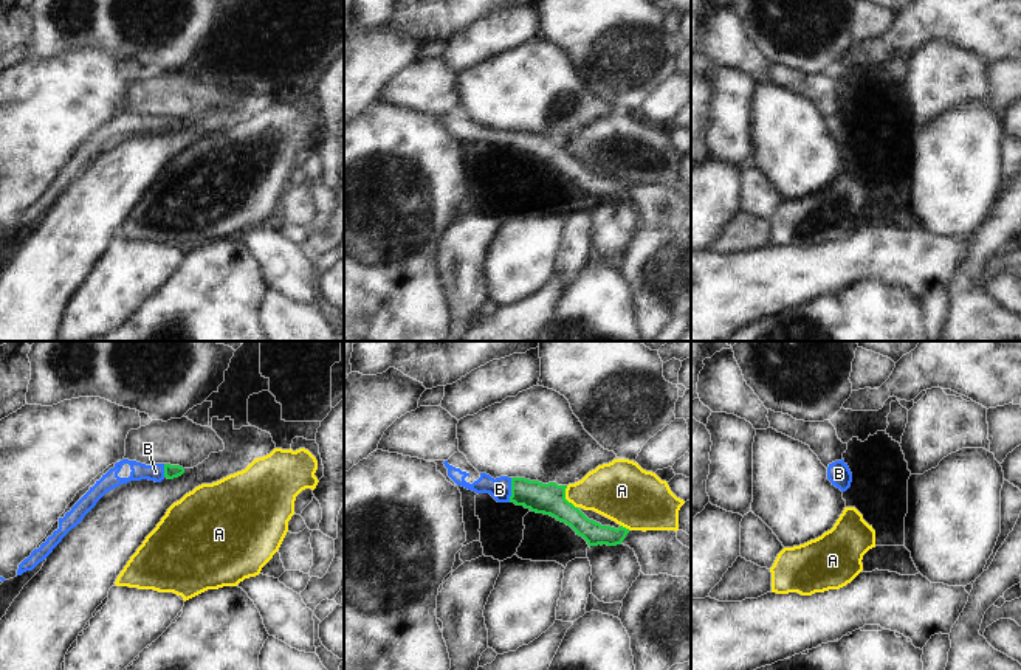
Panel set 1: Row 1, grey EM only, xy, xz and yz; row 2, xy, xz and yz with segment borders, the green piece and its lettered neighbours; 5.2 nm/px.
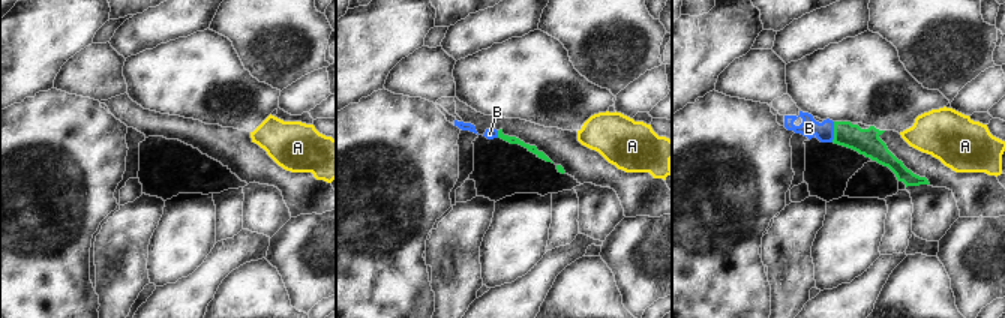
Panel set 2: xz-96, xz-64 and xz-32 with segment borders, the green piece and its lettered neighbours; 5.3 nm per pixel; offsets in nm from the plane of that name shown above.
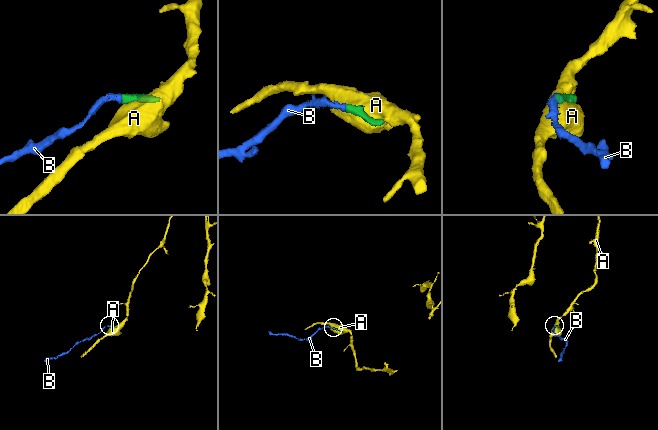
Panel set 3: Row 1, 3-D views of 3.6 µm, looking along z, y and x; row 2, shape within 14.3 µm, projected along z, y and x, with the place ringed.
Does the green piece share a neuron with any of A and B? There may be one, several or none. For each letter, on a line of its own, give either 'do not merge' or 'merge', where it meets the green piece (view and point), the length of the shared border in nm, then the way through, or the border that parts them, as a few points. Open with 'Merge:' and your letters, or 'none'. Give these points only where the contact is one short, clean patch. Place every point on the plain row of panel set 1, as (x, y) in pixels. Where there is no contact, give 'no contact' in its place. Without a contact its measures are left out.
Merge: B
A: do not merge | xz (564, 151) | 130 nm
B: merge | xz (512, 143) | 130 nm

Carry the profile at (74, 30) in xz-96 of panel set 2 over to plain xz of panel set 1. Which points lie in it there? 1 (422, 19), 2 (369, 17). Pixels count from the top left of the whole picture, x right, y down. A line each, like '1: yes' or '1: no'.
1: no
2: no

